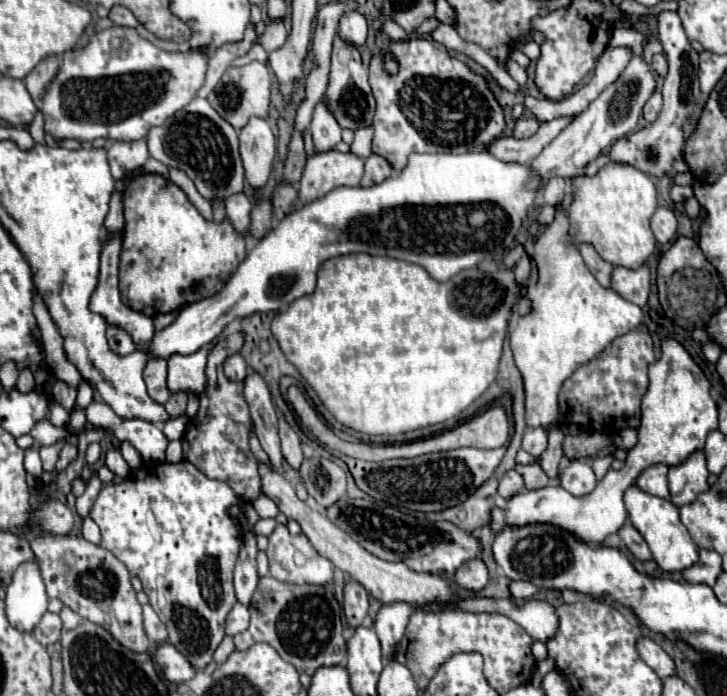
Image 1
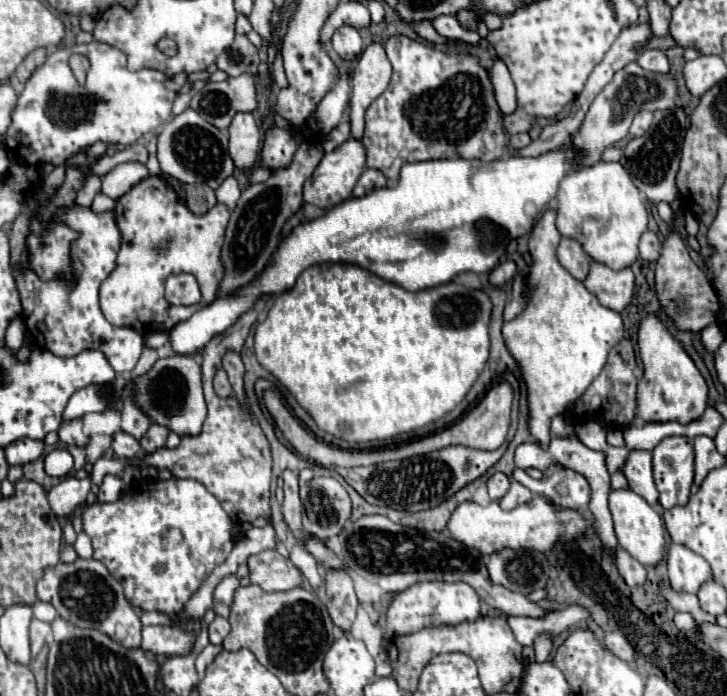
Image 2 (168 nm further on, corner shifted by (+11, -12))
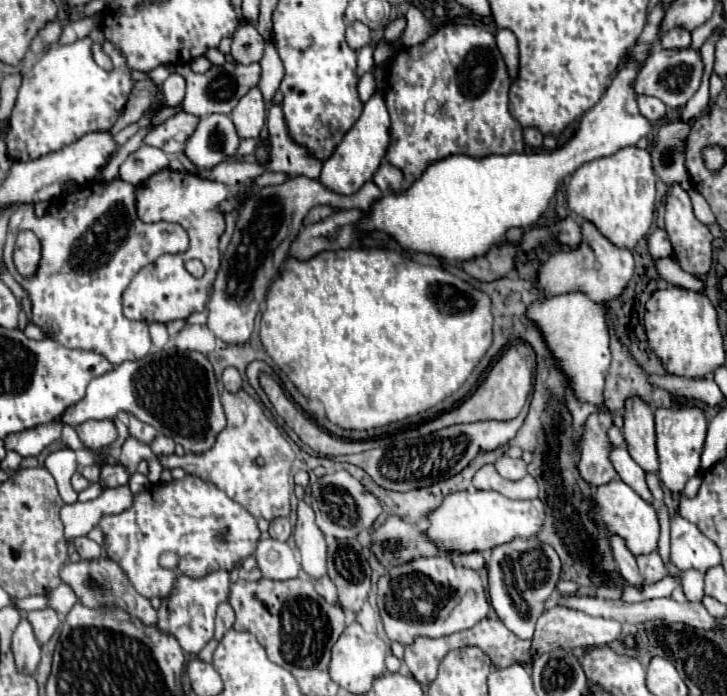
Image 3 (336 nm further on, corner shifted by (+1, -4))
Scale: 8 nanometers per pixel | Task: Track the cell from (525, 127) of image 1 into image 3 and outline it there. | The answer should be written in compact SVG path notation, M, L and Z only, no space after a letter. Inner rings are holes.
M524 128L524 142L528 148L532 148L532 150L542 148L542 140L544 140L544 136L536 128Z

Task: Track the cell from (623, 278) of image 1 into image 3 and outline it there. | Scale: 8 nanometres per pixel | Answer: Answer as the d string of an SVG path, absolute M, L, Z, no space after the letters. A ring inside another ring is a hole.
M580 220L582 242L576 250L554 254L548 262L542 264L538 272L538 290L544 296L568 294L568 292L584 292L594 302L608 302L626 288L634 272L634 258L630 250L618 248L608 238L604 238L598 228L590 220Z

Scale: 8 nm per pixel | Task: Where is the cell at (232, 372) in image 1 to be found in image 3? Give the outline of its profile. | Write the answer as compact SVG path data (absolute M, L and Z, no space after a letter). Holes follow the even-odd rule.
M226 368L224 374L222 374L222 384L224 384L224 388L228 392L238 392L240 390L240 384L242 384L238 370L236 368Z

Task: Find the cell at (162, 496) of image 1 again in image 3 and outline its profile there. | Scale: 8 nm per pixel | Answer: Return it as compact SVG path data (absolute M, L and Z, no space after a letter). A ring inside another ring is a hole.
M190 474L170 484L154 484L148 490L136 494L134 506L130 510L124 510L122 514L116 514L116 516L104 516L100 520L100 528L106 536L106 542L104 542L106 554L120 564L120 568L124 570L132 586L146 598L168 596L172 582L182 572L186 572L188 576L206 576L214 570L232 570L236 562L242 562L244 558L254 554L256 544L260 540L258 522L244 506L228 498L222 490L214 488L214 484L206 484ZM162 552L178 554L178 566L174 570L162 570L158 562Z

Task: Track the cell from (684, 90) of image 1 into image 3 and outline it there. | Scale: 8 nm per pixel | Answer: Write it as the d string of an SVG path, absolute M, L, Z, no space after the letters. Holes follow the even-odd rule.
M680 116L670 118L658 130L658 140L652 146L652 164L660 180L670 184L680 184L688 190L690 178L684 168L684 140L688 138L690 124L684 124Z

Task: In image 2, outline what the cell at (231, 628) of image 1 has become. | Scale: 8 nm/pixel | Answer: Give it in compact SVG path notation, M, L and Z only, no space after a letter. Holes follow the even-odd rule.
M216 616L212 624L208 626L208 634L210 634L212 644L222 644L222 640L230 634L230 622L222 616Z

